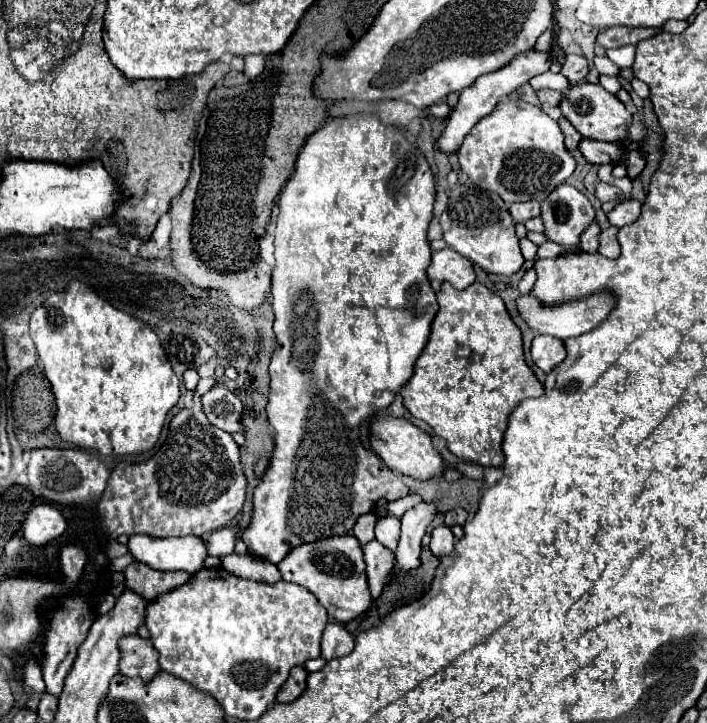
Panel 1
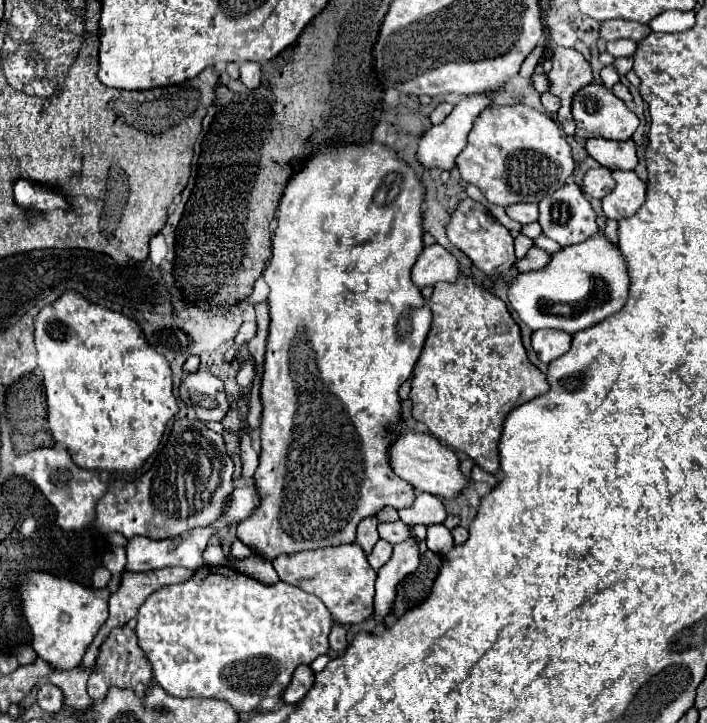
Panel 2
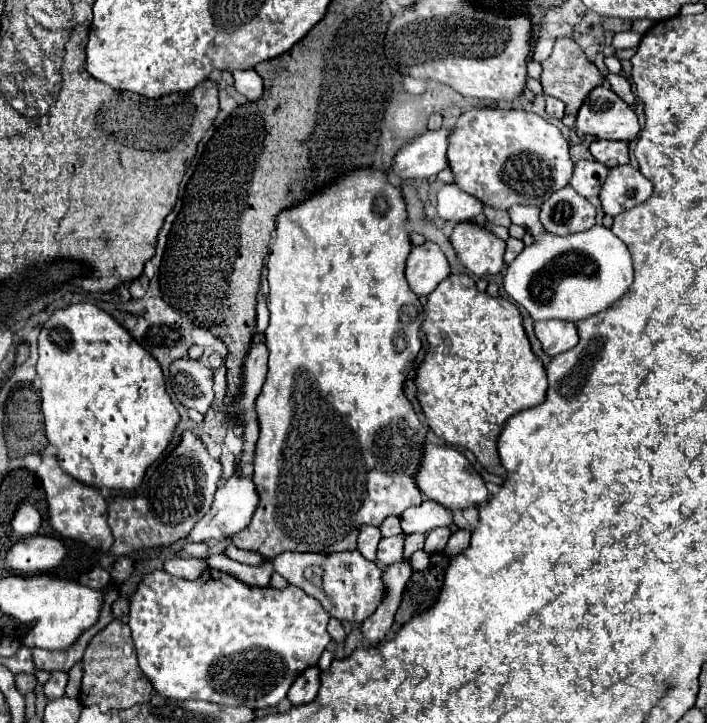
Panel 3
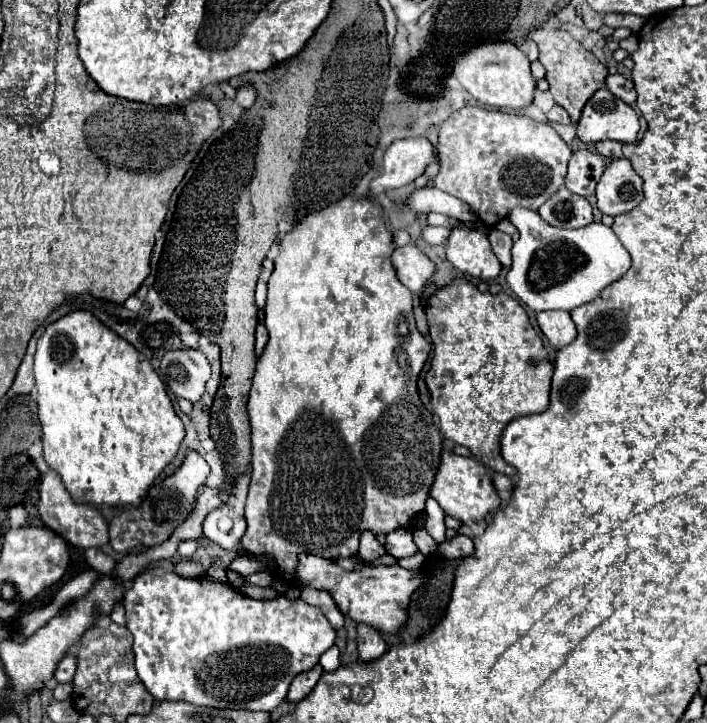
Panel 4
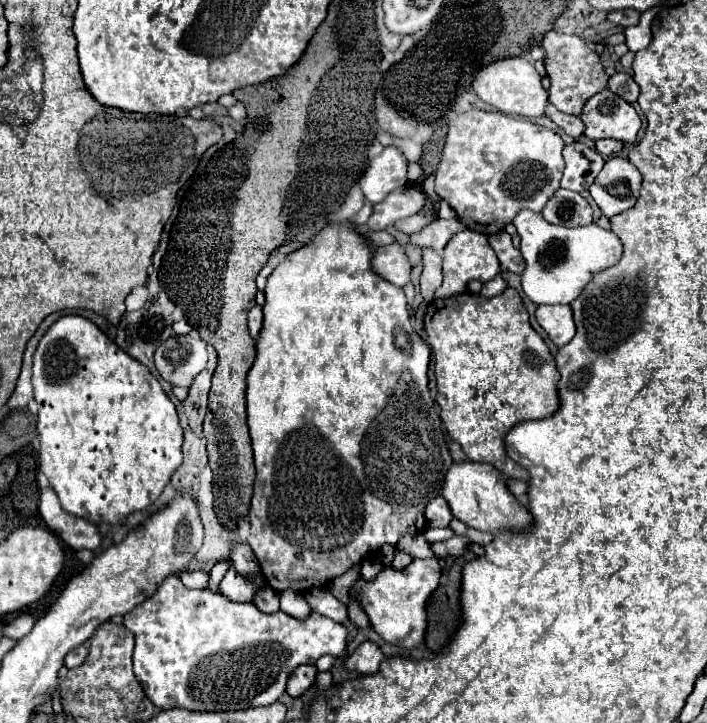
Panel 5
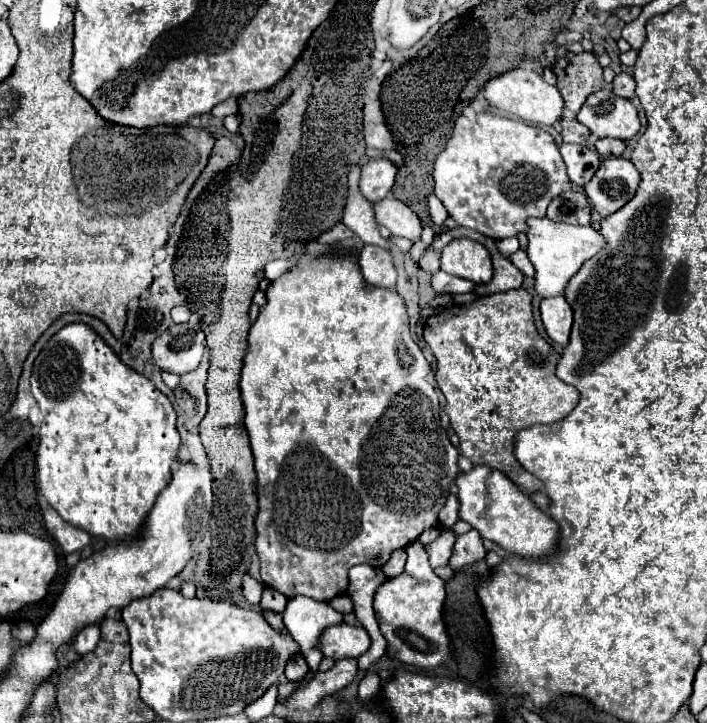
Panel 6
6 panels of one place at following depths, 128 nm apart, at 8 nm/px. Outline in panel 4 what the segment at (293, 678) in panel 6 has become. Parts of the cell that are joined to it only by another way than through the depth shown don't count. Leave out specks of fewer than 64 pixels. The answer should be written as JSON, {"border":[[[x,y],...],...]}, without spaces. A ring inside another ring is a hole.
{"border":[[[314,666],[310,672],[302,672],[300,676],[296,676],[296,678],[292,680],[292,684],[290,684],[288,700],[290,700],[292,704],[304,700],[304,698],[312,692],[312,688],[316,686],[316,682],[320,680],[322,674],[324,674],[324,670],[322,670],[320,666]]]}

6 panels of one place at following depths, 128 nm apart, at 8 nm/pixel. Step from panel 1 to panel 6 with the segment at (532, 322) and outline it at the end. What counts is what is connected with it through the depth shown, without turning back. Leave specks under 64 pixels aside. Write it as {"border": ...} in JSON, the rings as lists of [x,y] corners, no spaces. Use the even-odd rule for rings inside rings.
{"border":[[[528,218],[526,236],[526,252],[536,270],[534,288],[542,298],[564,296],[570,278],[580,270],[580,266],[606,248],[606,238],[592,226],[570,226],[564,222],[552,222],[548,218]]]}

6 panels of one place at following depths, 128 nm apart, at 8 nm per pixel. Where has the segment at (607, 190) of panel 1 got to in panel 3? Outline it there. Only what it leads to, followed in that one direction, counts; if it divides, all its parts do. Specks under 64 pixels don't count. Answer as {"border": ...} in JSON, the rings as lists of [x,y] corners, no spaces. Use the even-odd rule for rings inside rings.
{"border":[[[580,160],[574,166],[574,176],[570,180],[570,186],[584,198],[598,196],[604,180],[608,178],[608,172],[610,170],[596,160]]]}

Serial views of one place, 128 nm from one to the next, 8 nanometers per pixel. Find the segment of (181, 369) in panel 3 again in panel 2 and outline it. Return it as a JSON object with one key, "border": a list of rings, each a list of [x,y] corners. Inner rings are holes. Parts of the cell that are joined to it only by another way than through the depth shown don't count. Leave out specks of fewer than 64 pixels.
{"border":[[[206,370],[188,374],[180,386],[180,398],[194,408],[196,418],[204,422],[222,422],[230,410],[224,382]]]}

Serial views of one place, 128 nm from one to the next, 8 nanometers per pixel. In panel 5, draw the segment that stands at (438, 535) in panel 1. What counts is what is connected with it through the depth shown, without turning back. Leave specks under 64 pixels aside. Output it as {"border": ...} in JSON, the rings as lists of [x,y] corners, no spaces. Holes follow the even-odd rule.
{"border":[[[436,496],[428,502],[428,506],[424,510],[424,516],[426,516],[428,528],[446,528],[450,524],[450,520],[454,518],[442,496]]]}

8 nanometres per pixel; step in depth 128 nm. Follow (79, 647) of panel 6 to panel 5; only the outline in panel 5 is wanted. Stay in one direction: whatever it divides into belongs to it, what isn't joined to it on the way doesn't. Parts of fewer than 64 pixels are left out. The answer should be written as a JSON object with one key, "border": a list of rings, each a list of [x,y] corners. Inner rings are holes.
{"border":[[[86,646],[72,650],[72,652],[66,656],[66,660],[64,660],[64,666],[66,666],[68,670],[72,670],[72,668],[78,668],[78,666],[84,662],[86,654],[88,654],[88,648],[86,648]]]}

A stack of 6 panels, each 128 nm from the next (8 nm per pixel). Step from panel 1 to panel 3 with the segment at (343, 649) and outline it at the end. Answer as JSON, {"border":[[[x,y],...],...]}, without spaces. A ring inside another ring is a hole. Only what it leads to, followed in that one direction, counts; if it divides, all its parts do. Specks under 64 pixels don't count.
{"border":[[[330,620],[330,624],[328,624],[328,634],[330,634],[330,638],[334,640],[334,642],[344,642],[344,638],[346,638],[346,634],[344,634],[344,628],[342,628],[342,624],[338,622],[338,620]]]}

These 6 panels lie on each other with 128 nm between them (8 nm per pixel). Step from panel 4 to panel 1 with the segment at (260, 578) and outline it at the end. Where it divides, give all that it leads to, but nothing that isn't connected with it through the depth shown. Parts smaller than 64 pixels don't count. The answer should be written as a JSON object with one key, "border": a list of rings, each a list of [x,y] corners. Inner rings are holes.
{"border":[[[352,534],[330,536],[312,544],[300,544],[292,552],[288,552],[288,556],[278,564],[278,570],[282,572],[282,580],[308,588],[328,610],[328,616],[336,622],[350,622],[356,616],[364,614],[372,604],[364,572],[362,548]]]}

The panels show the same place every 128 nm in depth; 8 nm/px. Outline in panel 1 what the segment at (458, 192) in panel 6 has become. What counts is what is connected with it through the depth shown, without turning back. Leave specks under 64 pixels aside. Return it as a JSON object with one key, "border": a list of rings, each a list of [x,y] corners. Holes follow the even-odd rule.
{"border":[[[502,100],[496,104],[494,112],[484,116],[472,132],[464,138],[464,144],[458,150],[462,172],[466,172],[474,184],[482,186],[484,190],[500,194],[504,202],[528,202],[528,200],[544,200],[556,186],[568,180],[574,172],[576,162],[564,146],[564,136],[556,120],[552,120],[546,112],[538,106],[532,106],[524,100]]]}

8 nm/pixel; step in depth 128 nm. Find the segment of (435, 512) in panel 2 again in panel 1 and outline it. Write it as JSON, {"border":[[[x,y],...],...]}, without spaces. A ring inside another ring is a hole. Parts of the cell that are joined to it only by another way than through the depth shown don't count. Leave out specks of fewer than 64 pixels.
{"border":[[[408,494],[404,498],[398,498],[394,502],[388,502],[386,506],[376,506],[374,508],[374,514],[380,516],[380,518],[384,518],[384,516],[396,516],[396,518],[400,518],[408,508],[416,506],[420,500],[422,498],[418,494]]]}

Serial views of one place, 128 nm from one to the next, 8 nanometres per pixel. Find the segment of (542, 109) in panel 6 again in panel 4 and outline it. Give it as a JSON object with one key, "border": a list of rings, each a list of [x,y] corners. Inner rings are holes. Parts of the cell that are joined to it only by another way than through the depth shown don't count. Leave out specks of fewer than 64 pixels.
{"border":[[[482,42],[472,46],[470,50],[462,52],[460,56],[456,56],[452,60],[452,72],[450,72],[478,102],[486,104],[486,106],[494,106],[494,108],[524,108],[532,102],[532,94],[536,88],[536,80],[530,74],[530,62],[526,58],[526,54],[514,46],[512,42]]]}

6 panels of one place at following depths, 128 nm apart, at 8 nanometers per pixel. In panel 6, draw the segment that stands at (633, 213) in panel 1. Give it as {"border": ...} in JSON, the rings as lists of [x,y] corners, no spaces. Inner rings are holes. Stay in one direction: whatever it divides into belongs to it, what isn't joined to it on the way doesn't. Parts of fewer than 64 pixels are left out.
{"border":[[[606,158],[600,164],[600,170],[584,186],[588,200],[600,216],[610,216],[620,210],[636,194],[640,184],[640,172],[636,166],[622,158]]]}

